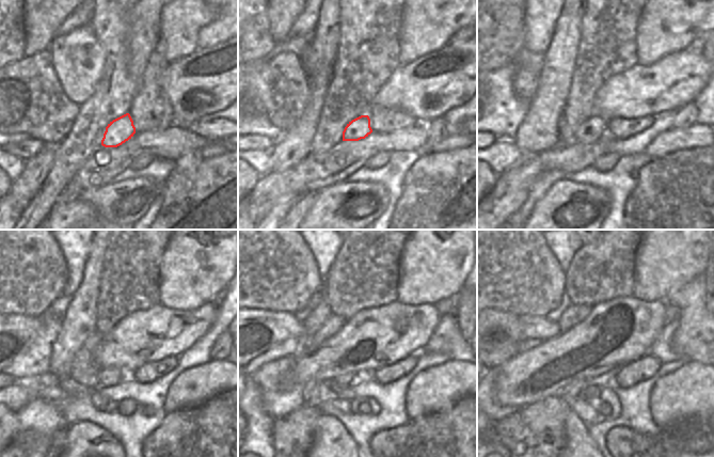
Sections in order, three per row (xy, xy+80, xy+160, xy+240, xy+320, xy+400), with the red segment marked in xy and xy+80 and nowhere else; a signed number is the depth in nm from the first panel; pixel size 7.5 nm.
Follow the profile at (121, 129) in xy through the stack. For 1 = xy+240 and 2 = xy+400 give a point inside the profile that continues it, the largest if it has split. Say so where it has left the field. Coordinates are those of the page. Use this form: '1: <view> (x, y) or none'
1: xy+240 (108, 376)
2: xy+400 (572, 391)

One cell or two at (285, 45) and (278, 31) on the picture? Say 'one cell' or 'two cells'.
two cells

